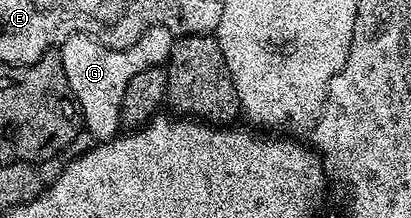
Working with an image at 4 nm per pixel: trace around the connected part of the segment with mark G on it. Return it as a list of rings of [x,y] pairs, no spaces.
[[[151,27],[136,43],[124,51],[112,51],[103,43],[98,43],[91,35],[71,35],[58,48],[61,61],[65,65],[65,77],[69,77],[69,89],[79,102],[83,114],[86,134],[96,141],[106,141],[120,134],[119,110],[125,97],[125,85],[141,73],[141,69],[162,67],[175,44],[176,36],[164,27]]]

